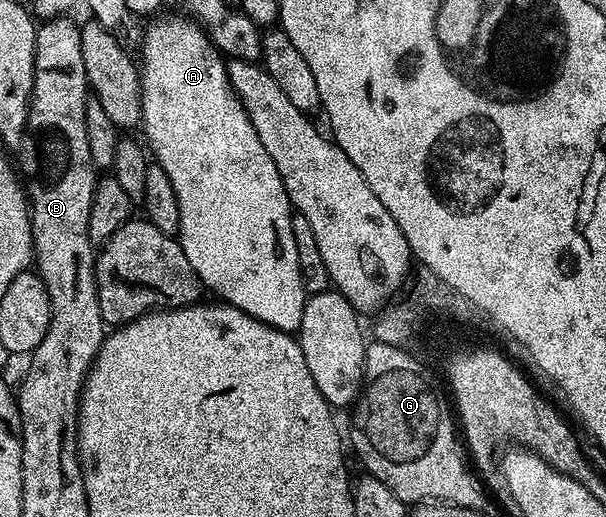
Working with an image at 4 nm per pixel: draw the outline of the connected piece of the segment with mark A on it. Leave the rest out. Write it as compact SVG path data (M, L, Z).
M162 18L147 28L146 39L142 42L142 62L140 61L140 87L142 89L140 126L141 129L146 129L146 138L150 141L148 150L153 161L164 167L168 180L176 192L176 200L180 208L177 237L182 243L184 256L188 256L188 264L192 264L192 268L198 274L199 282L203 287L210 289L211 286L218 293L215 295L221 301L234 306L237 310L243 310L245 314L253 314L256 320L274 326L278 330L296 332L300 328L300 320L308 295L300 276L296 240L292 236L290 199L286 197L286 189L282 183L280 172L276 172L276 164L272 164L272 156L268 156L268 152L264 152L264 144L260 144L260 136L256 136L256 128L252 128L246 109L243 108L241 100L230 86L230 78L226 75L227 63L224 61L223 55L211 41L205 29L197 21L194 22L189 22L186 18Z

